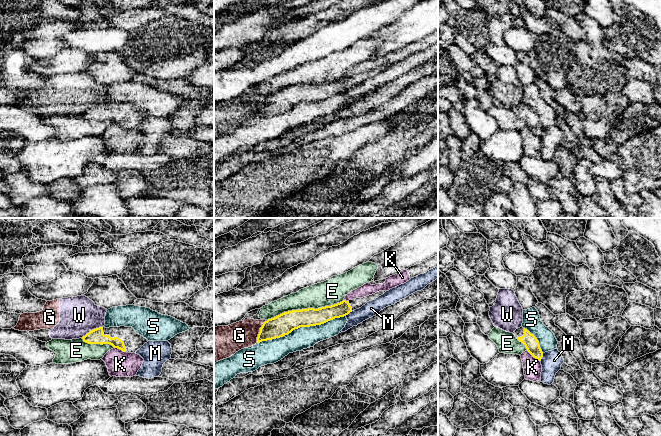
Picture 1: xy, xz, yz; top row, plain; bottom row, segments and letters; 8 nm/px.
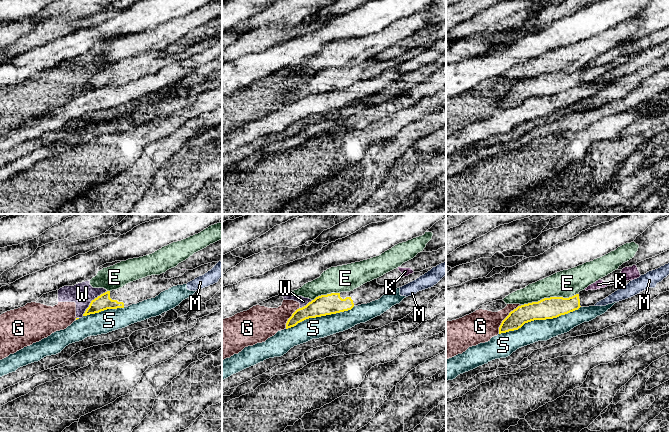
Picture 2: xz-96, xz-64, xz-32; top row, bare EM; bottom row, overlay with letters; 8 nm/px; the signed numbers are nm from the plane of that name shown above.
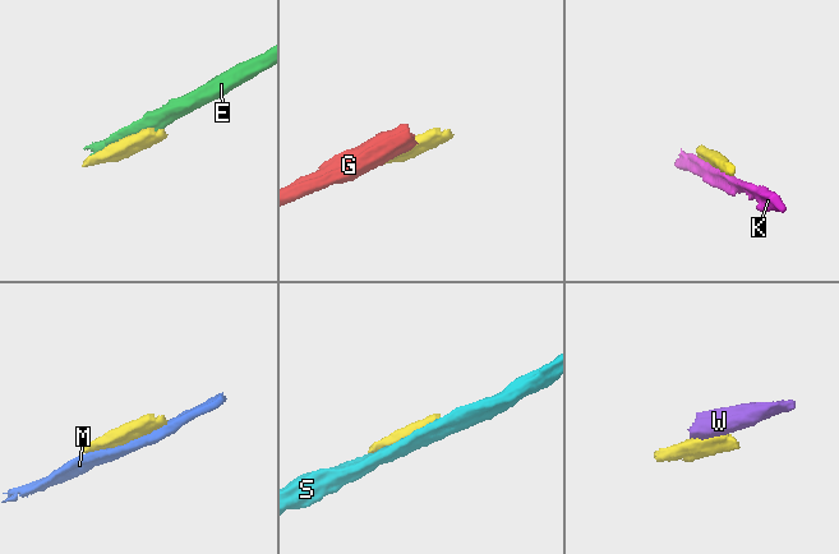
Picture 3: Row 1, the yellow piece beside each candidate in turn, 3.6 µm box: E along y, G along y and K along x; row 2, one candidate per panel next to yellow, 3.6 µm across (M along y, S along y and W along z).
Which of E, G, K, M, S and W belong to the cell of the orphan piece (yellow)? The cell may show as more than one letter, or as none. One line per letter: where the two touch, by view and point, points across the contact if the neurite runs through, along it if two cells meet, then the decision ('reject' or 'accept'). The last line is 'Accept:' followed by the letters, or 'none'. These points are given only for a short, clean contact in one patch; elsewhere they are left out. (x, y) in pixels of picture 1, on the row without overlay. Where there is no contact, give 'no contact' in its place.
E: contact xz (305, 85); reject
G: contact xz (260, 107); border xz (267, 96), (260, 104), (256, 118); reject
K: contact yz (533, 132); reject
M: contact yz (542, 132); reject
S: contact xz (301, 102); reject
W: contact xy (92, 106); border xy (102, 102), (90, 106), (81, 113); reject
Accept: none

